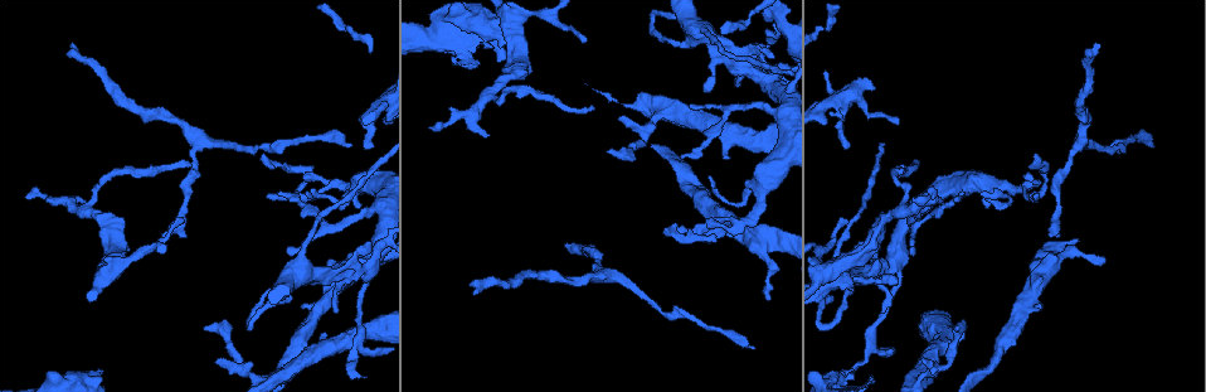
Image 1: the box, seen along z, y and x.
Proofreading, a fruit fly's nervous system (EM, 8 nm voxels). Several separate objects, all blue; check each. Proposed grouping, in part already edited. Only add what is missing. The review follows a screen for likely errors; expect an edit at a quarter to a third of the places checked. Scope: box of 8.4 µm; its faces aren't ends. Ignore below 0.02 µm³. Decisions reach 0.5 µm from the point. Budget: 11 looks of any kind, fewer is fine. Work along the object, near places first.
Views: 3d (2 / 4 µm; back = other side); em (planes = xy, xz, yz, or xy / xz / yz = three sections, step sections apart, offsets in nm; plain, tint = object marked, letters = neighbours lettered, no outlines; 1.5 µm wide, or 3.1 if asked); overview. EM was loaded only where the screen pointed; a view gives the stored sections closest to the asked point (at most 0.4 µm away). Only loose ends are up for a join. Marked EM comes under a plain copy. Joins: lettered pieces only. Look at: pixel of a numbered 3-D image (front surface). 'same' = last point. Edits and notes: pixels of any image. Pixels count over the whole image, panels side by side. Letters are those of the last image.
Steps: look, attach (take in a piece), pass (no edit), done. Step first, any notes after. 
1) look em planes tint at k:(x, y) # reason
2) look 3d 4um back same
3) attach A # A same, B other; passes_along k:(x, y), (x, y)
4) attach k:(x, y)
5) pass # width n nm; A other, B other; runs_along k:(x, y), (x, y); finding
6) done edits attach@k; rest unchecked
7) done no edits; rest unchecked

look 3d 2um at 1:(1098, 43)

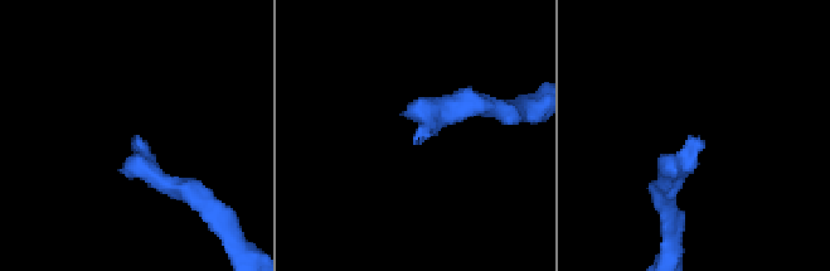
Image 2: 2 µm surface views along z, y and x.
look em planes letters at 2:(415, 141)

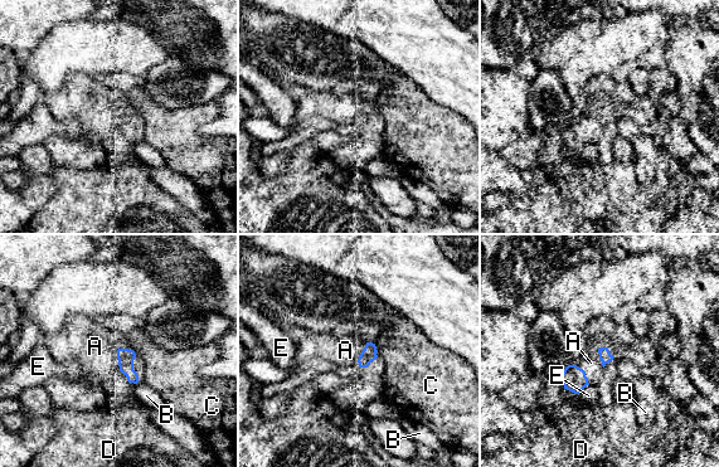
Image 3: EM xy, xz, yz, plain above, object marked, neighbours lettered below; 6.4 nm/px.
attach A # A same, B other, C other, D other, E other; it goes on there

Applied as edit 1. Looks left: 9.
look overview # see it whole again

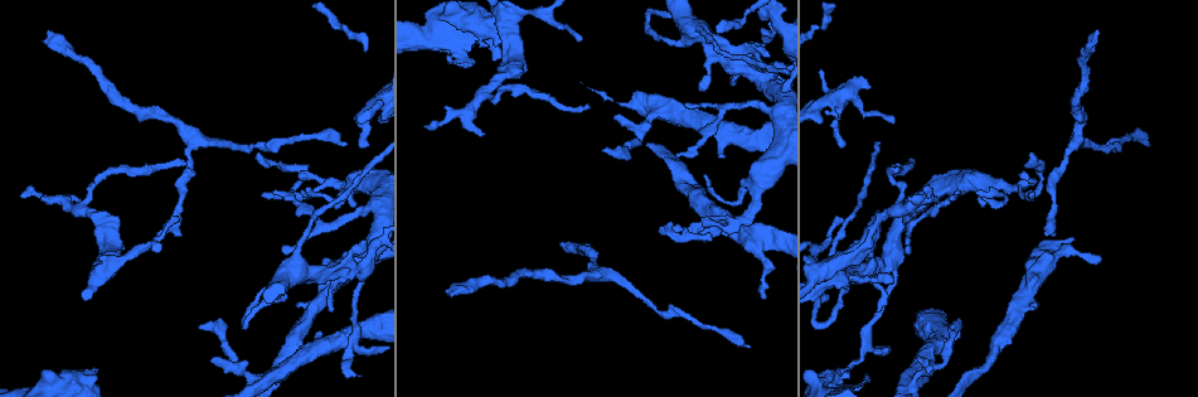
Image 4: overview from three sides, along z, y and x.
look 3d 4um at 4:(661, 226) # tapers out

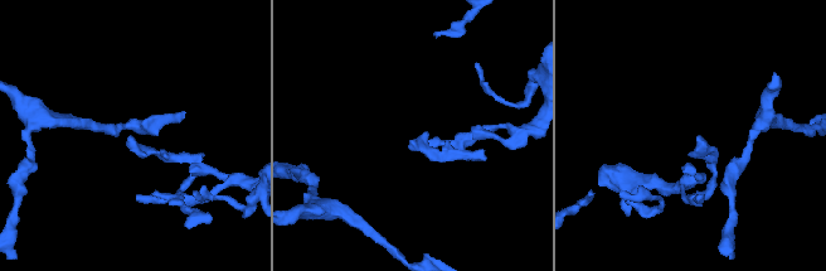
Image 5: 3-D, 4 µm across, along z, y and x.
look em planes letters at 5:(699, 138) # need the tissue

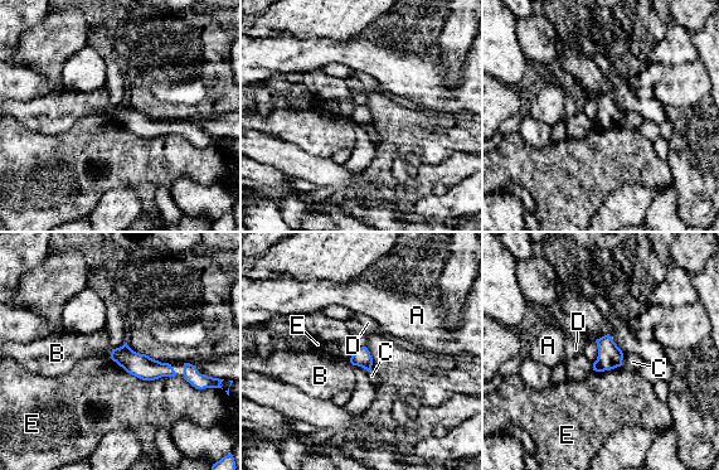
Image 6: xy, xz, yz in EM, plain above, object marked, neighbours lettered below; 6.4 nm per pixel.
pass # width 120 nm; A other, B other, C other, D other, E other; no lettered piece goes on from it

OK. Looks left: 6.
look 3d 4um at 4:(922, 357) # free end

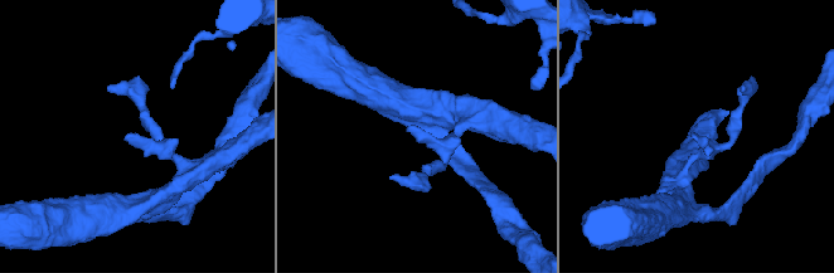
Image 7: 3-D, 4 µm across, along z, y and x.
look em xz step 8 tint at 7:(137, 133)

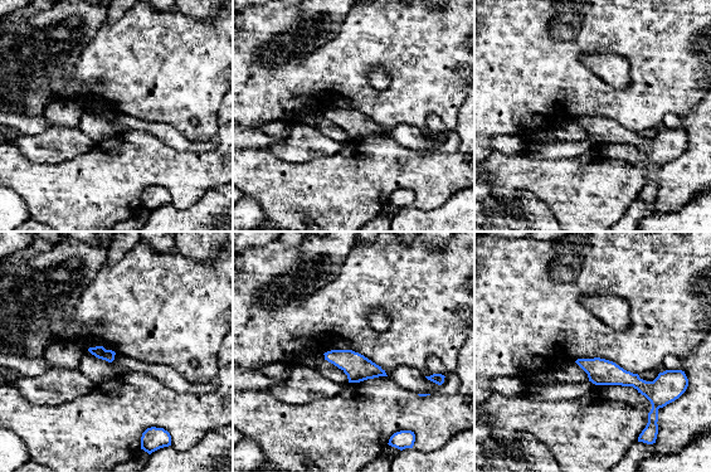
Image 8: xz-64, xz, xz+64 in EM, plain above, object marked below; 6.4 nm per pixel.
look em planes letters same # cut it another way

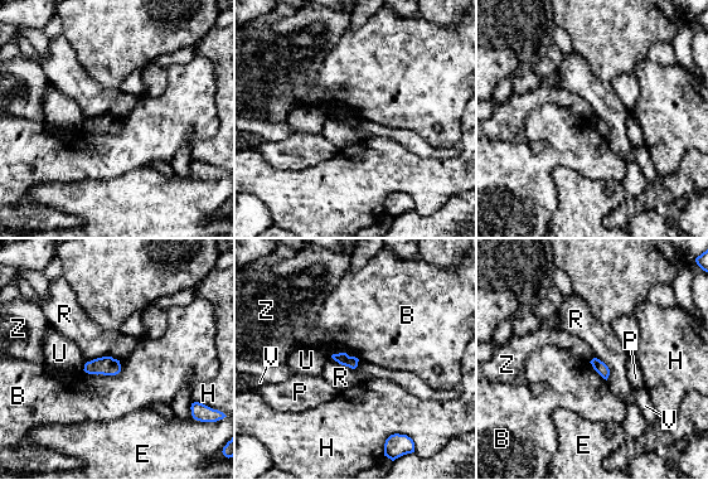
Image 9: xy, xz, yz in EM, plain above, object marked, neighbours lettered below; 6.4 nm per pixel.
pass # longest_contact B 260 nm; B other, E other, H other, P other, R other, U other, V other, Z other; no lettered piece goes on from it

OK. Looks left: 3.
look em xy step 4 tint at 4:(588, 108) # an open end

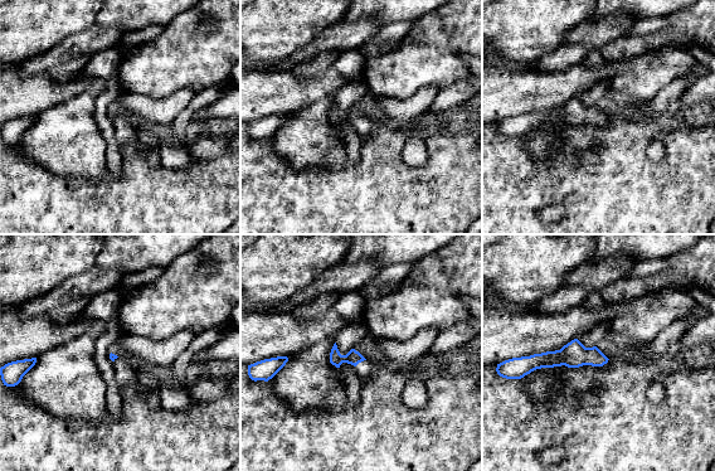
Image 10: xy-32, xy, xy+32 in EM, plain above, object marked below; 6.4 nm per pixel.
look em xy step 4 letters same # see the neighbours

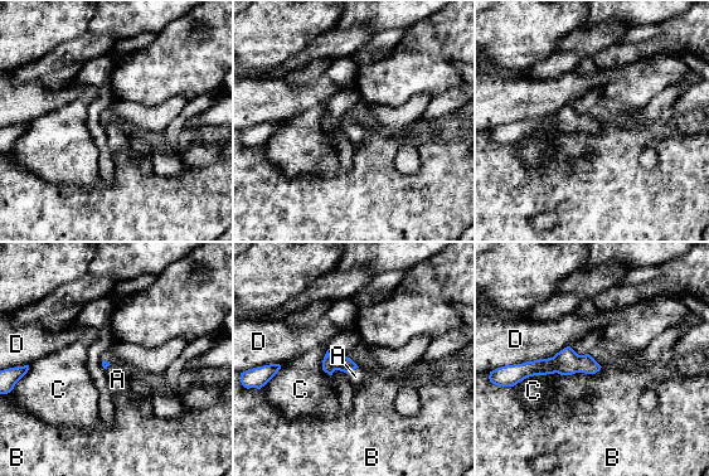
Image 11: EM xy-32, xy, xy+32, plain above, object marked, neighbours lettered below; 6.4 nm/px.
attach A # A same, B other, C other, D other; passes_along 11:(345, 364), (353, 369), (355, 377); the cell continues

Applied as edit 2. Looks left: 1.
done edits attach@3, attach@11; rest unchecked

